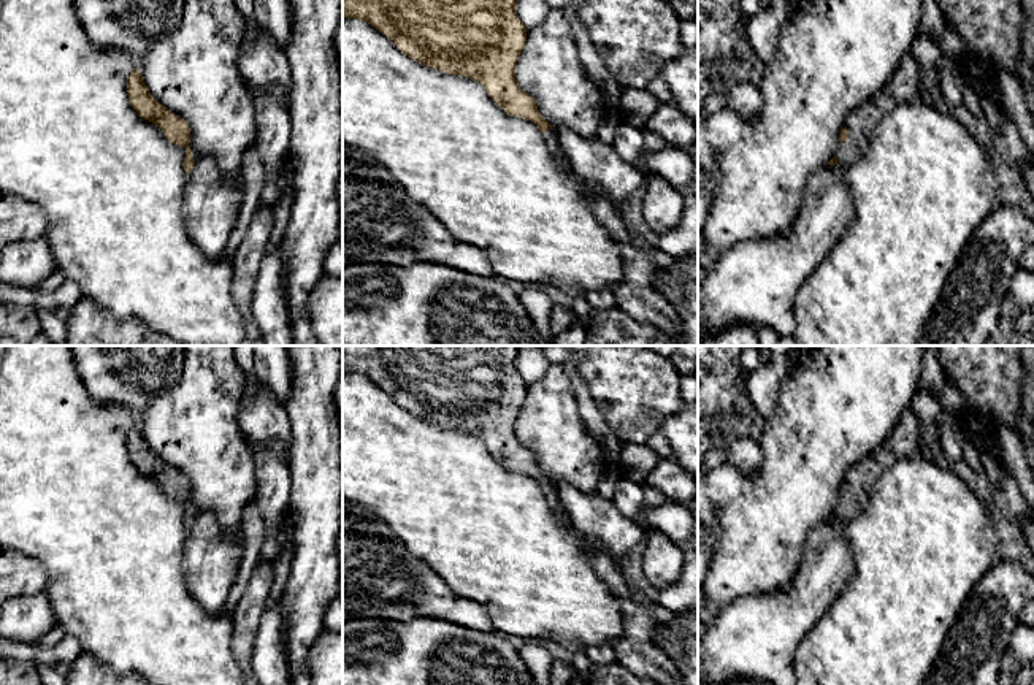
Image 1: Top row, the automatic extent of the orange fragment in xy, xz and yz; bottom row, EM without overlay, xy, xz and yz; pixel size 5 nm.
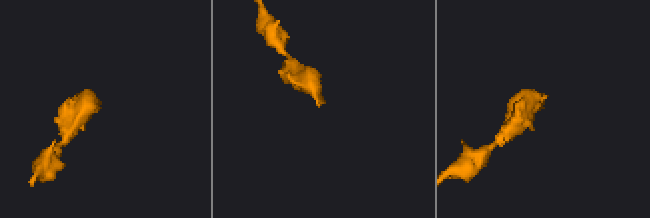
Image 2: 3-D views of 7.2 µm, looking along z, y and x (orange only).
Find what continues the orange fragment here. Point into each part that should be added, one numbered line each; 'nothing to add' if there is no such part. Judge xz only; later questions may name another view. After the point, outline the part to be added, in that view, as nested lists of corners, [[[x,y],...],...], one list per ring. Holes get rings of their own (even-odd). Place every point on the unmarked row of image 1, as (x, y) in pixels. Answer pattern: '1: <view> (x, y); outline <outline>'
1: xz (549, 490); outline [[[549,484],[544,490],[544,495],[547,496],[553,512],[557,514],[557,517],[563,522],[563,523],[569,523],[561,504],[560,504],[560,499],[558,499],[558,493],[553,487],[553,484]]]

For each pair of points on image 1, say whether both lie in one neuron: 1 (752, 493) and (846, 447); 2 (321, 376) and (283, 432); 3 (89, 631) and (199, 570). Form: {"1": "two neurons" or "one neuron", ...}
{"1": "one neuron", "2": "two neurons", "3": "two neurons"}

